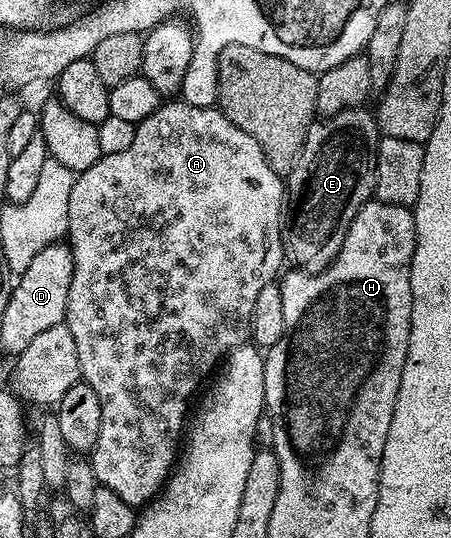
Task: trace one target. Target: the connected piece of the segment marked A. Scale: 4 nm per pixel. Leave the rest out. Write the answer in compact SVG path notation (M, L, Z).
M169 99L136 126L131 147L118 151L115 155L102 155L93 166L76 174L71 187L71 203L67 203L67 244L73 252L73 274L64 324L69 326L71 335L75 338L75 351L79 351L81 380L95 387L95 395L99 395L99 407L103 411L103 423L99 423L99 439L91 454L97 484L115 491L123 503L145 507L161 492L178 464L179 442L187 425L185 416L188 413L190 416L191 413L189 400L198 396L207 378L218 368L222 359L228 358L232 349L237 349L250 340L255 299L259 299L259 291L274 284L275 278L282 272L285 252L281 242L281 219L285 211L286 182L282 174L275 172L271 163L267 163L259 143L255 143L247 131L235 127L235 123L231 123L231 119L227 119L227 115L216 107L195 107L180 99Z

